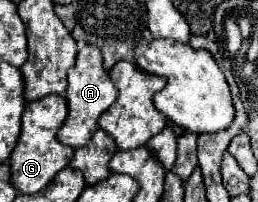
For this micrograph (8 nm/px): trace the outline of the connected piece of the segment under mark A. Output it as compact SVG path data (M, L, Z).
M81 45L77 53L77 63L69 71L69 87L65 91L65 99L69 103L69 115L57 133L59 141L69 147L83 147L91 139L91 135L99 129L97 119L115 103L117 93L119 91L111 83L109 71L103 67L103 55L99 53L99 49L91 45Z

